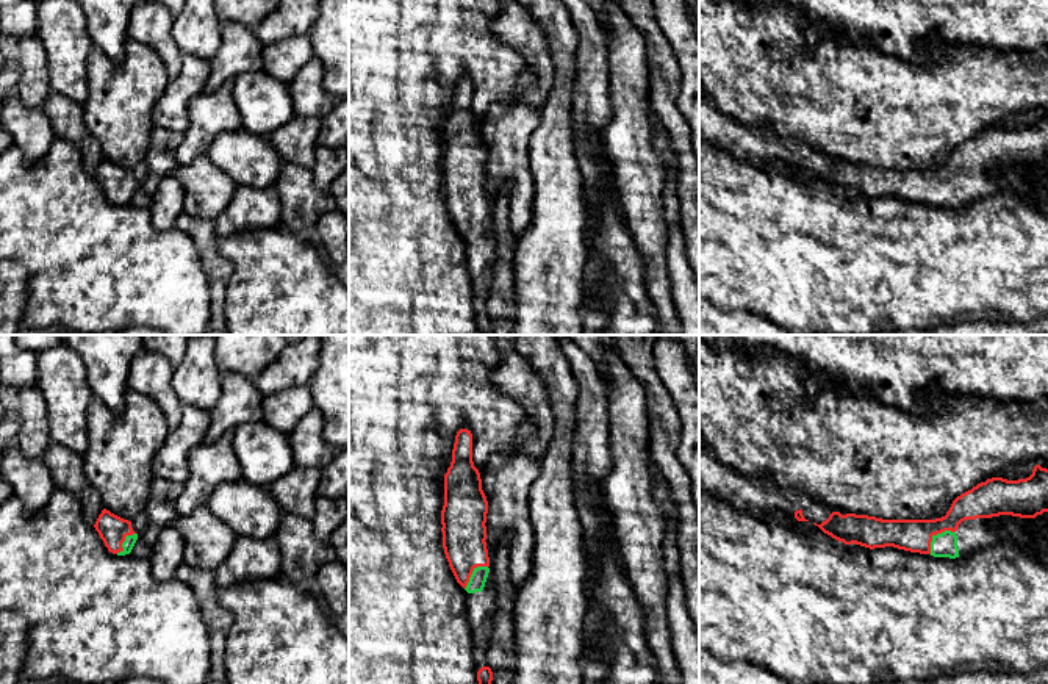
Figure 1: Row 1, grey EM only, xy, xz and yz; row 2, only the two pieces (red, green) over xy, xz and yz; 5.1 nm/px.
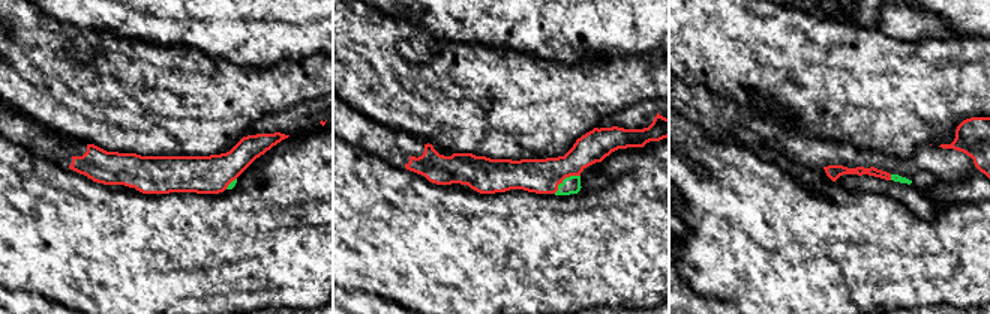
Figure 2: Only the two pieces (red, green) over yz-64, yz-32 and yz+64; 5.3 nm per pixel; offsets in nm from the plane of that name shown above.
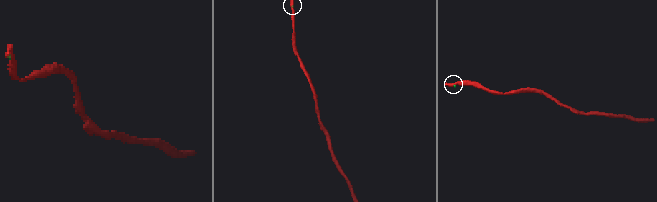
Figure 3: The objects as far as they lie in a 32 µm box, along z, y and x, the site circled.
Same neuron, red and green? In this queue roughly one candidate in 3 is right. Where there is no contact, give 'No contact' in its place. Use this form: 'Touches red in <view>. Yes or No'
Touches red in yz. Yes

